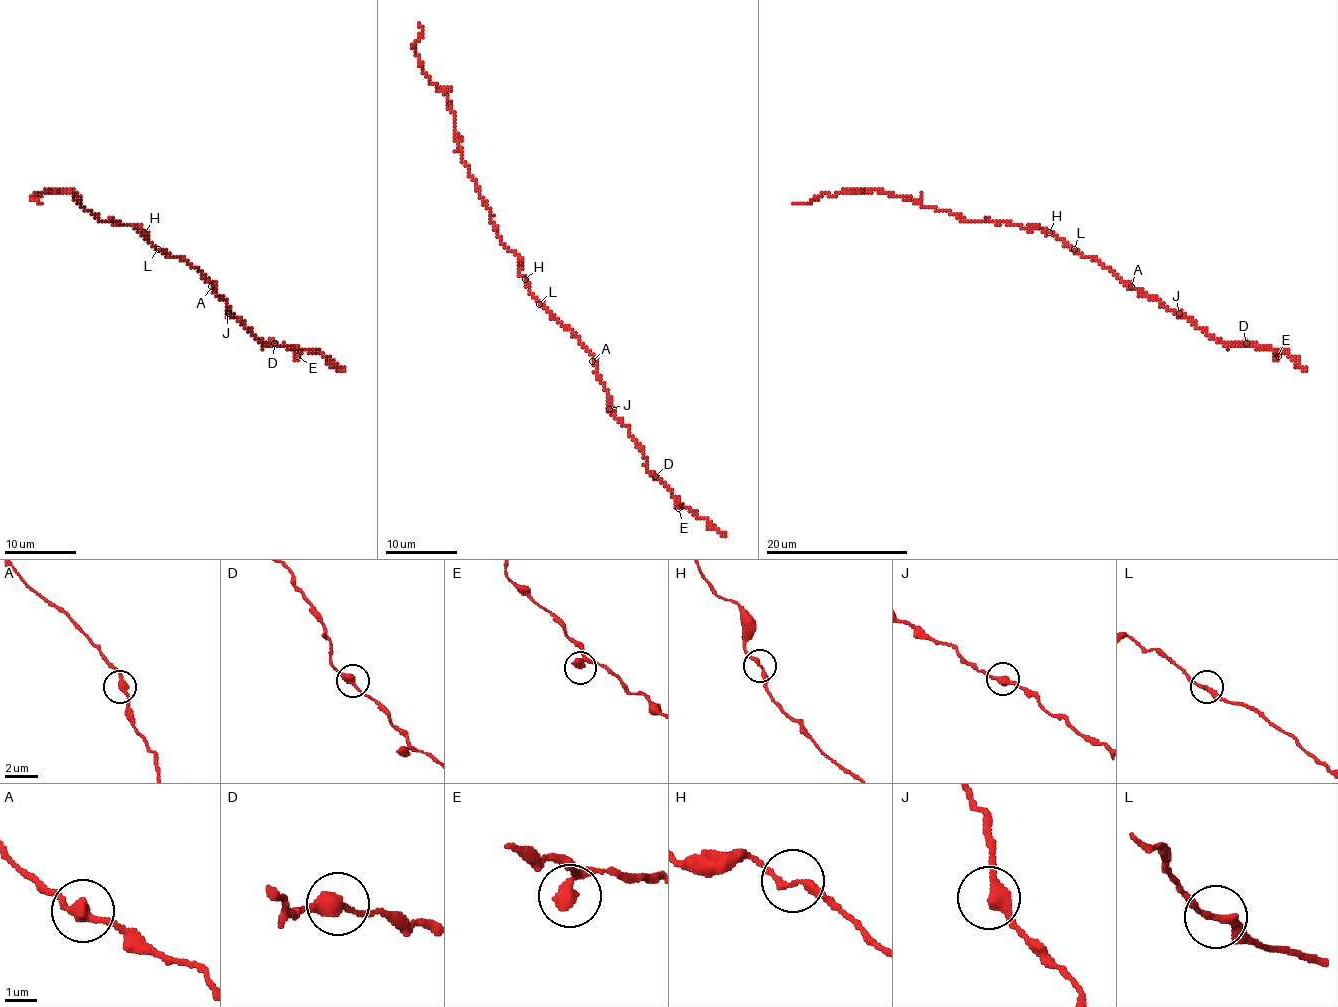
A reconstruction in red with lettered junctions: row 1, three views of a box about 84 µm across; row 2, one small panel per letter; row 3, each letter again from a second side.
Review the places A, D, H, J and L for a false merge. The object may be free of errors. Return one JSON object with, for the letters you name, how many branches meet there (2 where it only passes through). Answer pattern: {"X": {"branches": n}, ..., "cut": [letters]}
{"cut": []}

